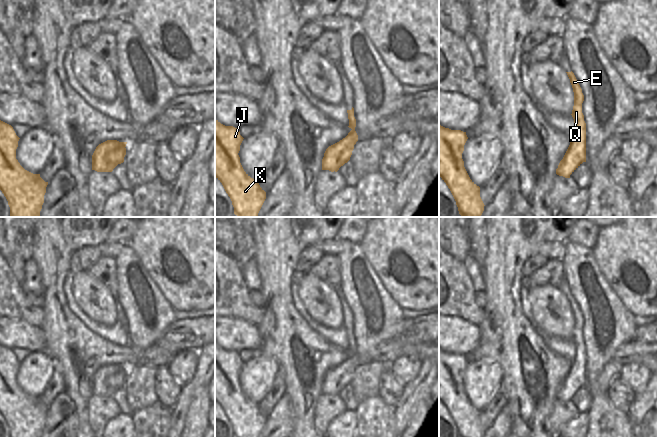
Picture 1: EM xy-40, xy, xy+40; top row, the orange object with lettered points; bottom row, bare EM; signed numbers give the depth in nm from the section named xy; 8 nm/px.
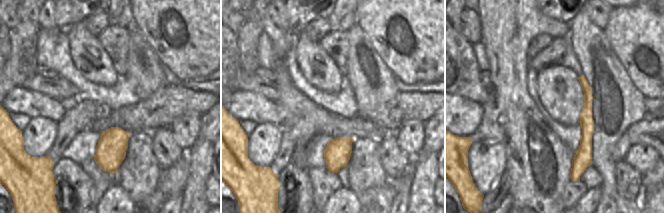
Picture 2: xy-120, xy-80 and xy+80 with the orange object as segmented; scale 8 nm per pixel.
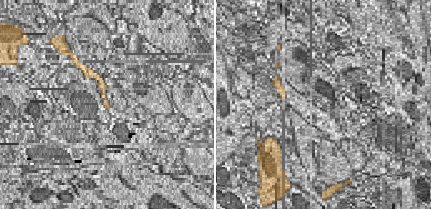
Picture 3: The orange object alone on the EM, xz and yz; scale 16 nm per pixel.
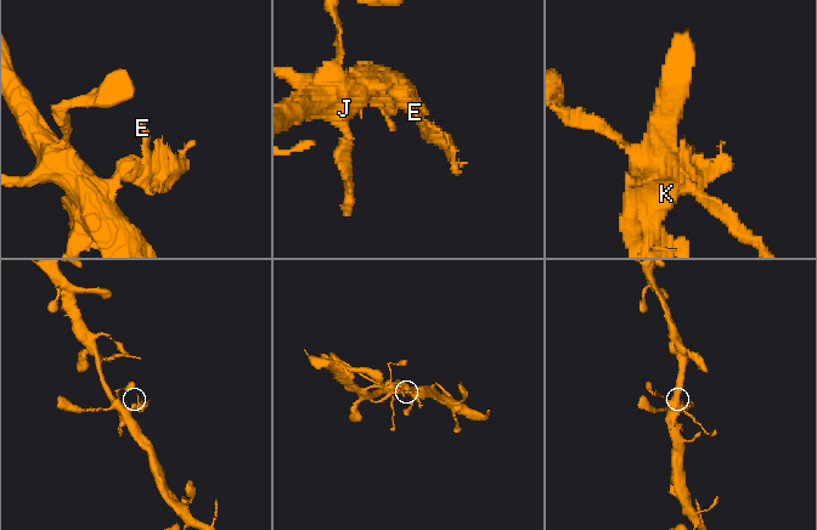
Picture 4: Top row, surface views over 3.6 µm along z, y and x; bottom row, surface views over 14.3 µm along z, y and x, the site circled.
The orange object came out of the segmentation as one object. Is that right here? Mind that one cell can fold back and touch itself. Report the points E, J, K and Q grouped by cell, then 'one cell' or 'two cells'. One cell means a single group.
E Q / J K; two cells

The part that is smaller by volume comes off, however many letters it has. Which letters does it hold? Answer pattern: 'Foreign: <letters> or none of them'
Foreign: E, Q

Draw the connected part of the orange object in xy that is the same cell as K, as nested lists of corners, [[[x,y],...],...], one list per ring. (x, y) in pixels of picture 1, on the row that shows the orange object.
[[[215,118],[215,177],[222,183],[232,201],[234,214],[238,217],[258,217],[266,199],[266,192],[258,180],[251,178],[243,169],[238,155],[243,141],[238,128],[225,126]]]

